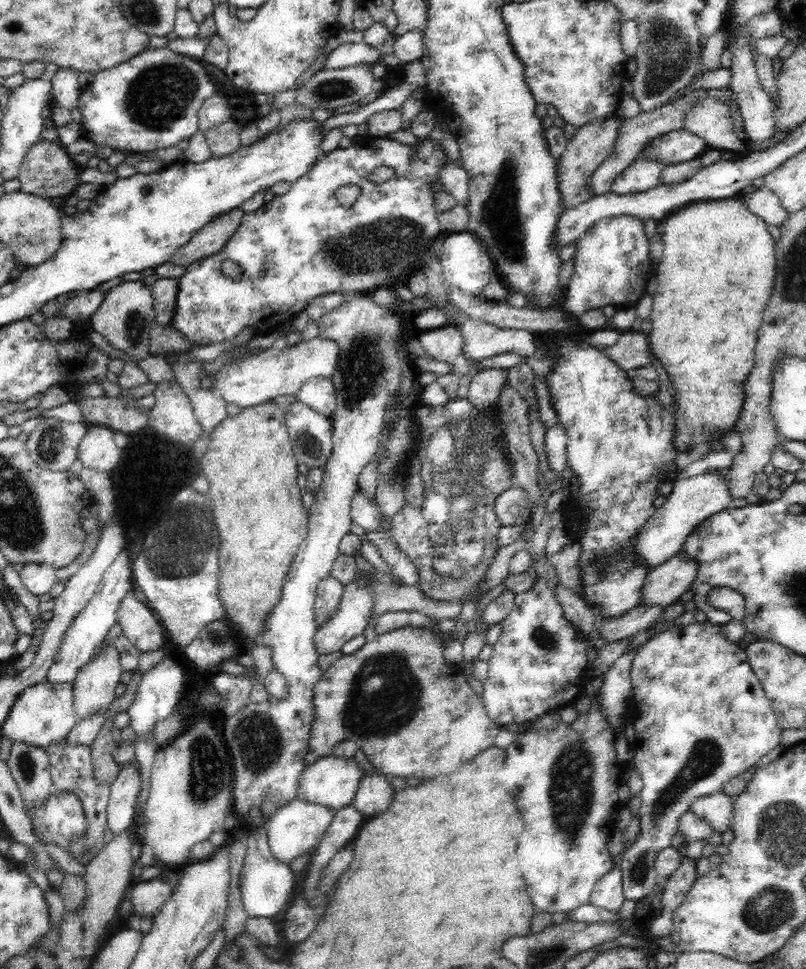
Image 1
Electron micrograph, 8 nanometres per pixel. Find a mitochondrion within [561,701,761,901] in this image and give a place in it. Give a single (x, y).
(575, 882)

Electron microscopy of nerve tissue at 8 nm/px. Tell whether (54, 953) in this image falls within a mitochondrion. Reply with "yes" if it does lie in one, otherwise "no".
yes

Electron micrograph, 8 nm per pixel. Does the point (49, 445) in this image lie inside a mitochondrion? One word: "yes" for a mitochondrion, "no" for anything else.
yes

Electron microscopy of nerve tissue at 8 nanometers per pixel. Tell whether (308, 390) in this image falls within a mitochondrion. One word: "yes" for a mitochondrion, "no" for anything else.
no

